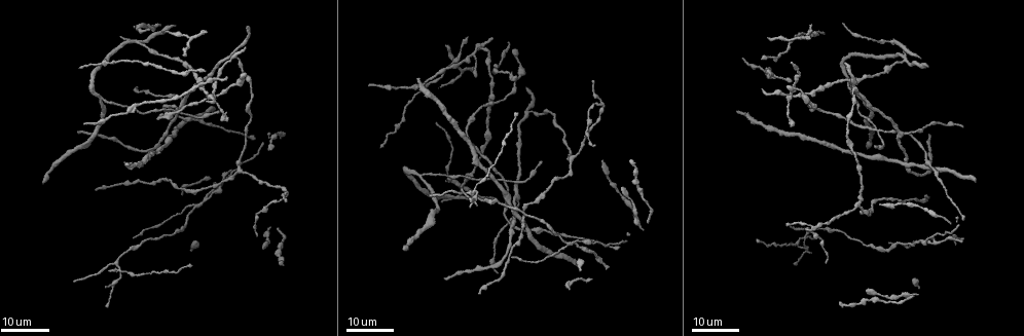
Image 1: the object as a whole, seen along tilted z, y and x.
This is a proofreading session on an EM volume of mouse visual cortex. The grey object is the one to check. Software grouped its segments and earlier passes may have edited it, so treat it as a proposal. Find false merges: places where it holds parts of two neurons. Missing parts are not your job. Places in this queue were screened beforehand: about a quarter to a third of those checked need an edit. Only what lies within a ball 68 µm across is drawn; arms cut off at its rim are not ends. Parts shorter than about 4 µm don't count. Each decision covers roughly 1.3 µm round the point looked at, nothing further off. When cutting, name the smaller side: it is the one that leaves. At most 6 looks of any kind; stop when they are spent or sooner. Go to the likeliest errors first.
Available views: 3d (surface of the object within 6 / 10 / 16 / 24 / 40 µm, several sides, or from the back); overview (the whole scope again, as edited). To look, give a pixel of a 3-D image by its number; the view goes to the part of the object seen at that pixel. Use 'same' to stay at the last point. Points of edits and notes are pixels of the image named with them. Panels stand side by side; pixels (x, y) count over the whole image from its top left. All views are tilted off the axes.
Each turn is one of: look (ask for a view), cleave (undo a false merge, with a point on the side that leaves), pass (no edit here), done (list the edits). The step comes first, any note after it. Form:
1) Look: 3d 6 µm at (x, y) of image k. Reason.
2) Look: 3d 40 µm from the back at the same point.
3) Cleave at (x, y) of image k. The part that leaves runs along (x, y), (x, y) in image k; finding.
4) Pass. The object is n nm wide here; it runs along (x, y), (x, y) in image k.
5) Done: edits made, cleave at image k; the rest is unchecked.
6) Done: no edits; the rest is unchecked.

Look: 3d 24 µm at (474, 191) of image 1. Four or more arms meet.

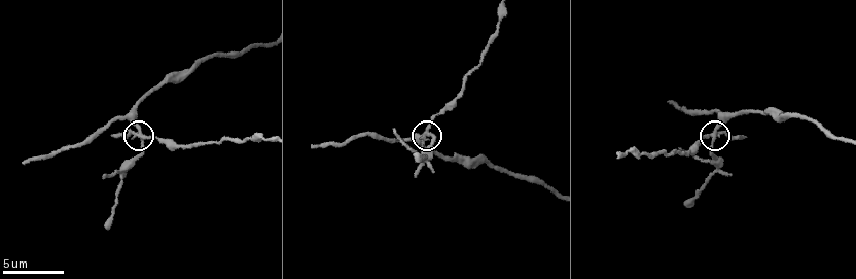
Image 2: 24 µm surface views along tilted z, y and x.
Look: 3d 6 µm at (711, 138) of image 2.

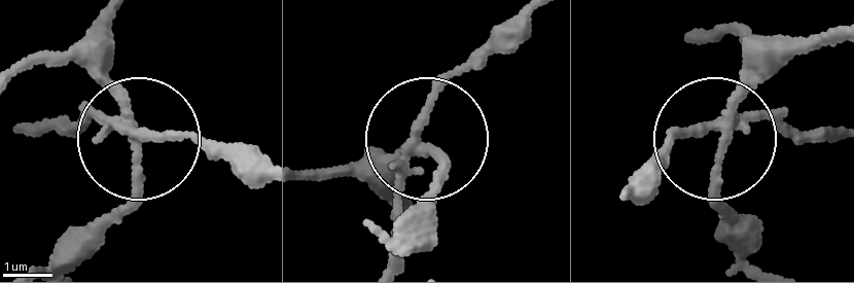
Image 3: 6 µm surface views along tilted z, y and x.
Cleave at (173, 133) of image 3. The side arm is 10 µm long; the part that leaves runs along (120, 121), (251, 152) in image 3; two neurons meet here.

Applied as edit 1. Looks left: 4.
Look: 3d 24 µm at (504, 183) of image 1. Four-way junction.

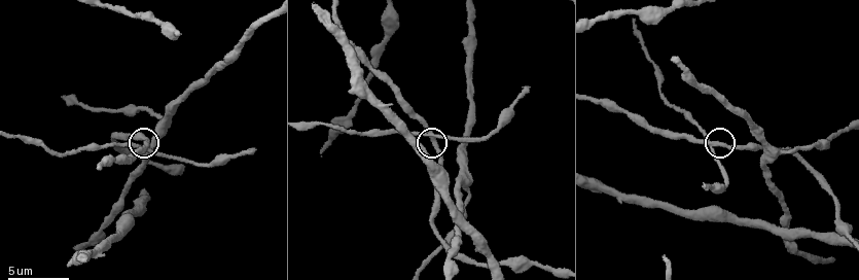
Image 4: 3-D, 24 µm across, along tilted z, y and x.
Look: 3d 10 µm at (713, 144) of image 4.

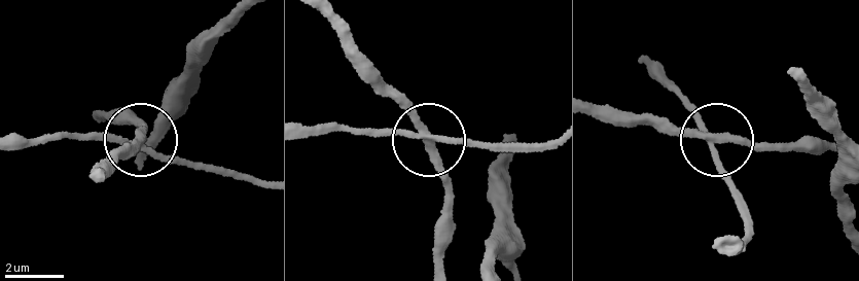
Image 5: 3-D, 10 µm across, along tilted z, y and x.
Pass. 4 arms meet here; it runs along (115, 137), (192, 170) in image 5; one neuron here.

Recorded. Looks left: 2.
Look: 3d 24 µm at (814, 225) of image 1.

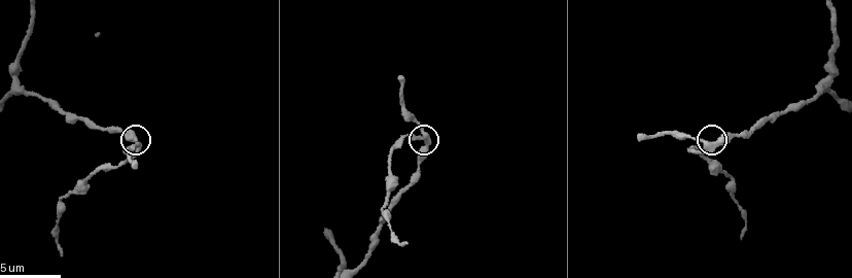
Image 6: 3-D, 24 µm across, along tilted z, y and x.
Look: 3d 10 µm at (708, 144) of image 6.

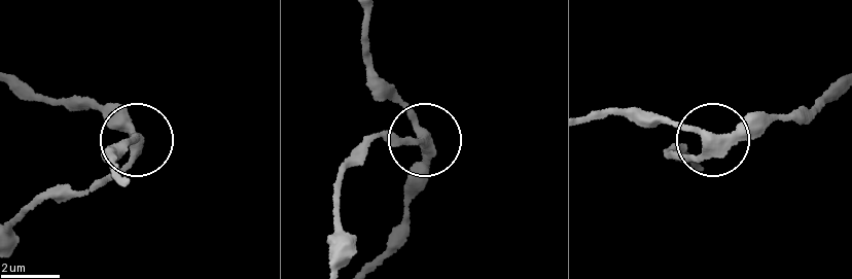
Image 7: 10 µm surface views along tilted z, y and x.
Pass. The side arm is 6 µm long; it runs along (835, 79), (801, 117), (750, 124), (728, 141), (636, 111) in image 7; all the same neuron.

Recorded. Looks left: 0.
Done: edits made, cleave at image 3; the rest is unchecked.

